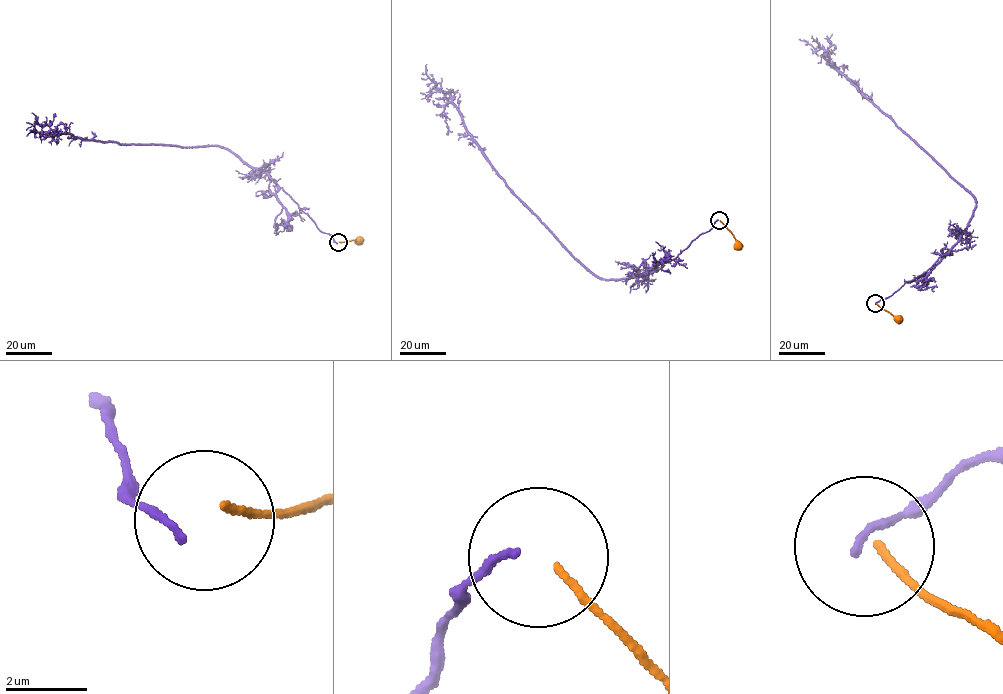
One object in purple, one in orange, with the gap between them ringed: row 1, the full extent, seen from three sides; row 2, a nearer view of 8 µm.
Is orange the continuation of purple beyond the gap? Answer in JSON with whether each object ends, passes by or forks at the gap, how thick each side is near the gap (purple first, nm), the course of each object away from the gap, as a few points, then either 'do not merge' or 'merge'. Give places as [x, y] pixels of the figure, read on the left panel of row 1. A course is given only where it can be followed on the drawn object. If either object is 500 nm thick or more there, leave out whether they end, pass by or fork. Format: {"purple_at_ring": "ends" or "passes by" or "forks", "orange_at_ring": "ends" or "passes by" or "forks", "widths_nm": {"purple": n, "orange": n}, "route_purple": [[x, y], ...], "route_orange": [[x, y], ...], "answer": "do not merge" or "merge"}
{"purple_at_ring": "ends", "orange_at_ring": "ends", "widths_nm": {"purple": 180, "orange": 190}, "route_purple": [[337, 243], [268, 175], [220, 147], [85, 140], [44, 125], [38, 132], [31, 131]], "route_orange": [[339, 242], [359, 241]], "answer": "do not merge"}

